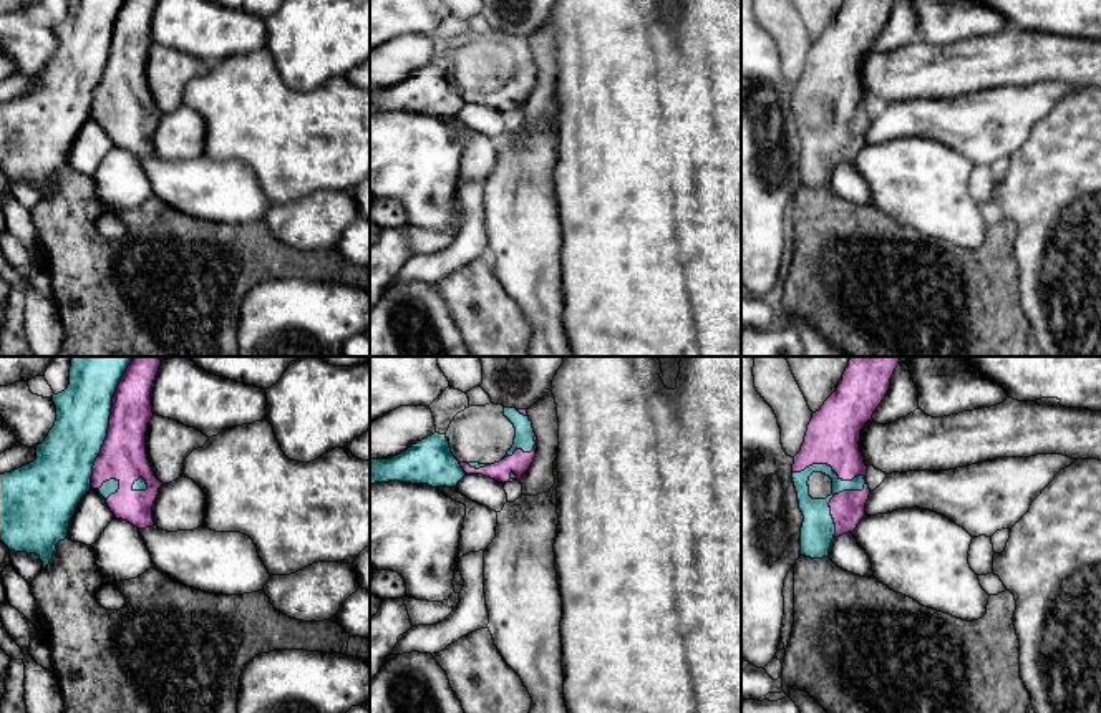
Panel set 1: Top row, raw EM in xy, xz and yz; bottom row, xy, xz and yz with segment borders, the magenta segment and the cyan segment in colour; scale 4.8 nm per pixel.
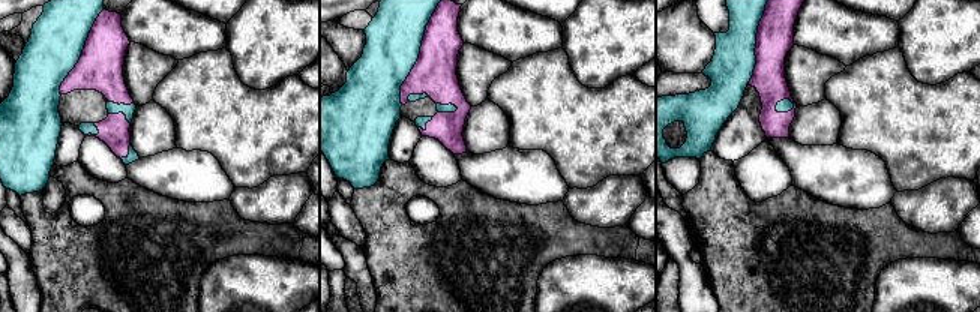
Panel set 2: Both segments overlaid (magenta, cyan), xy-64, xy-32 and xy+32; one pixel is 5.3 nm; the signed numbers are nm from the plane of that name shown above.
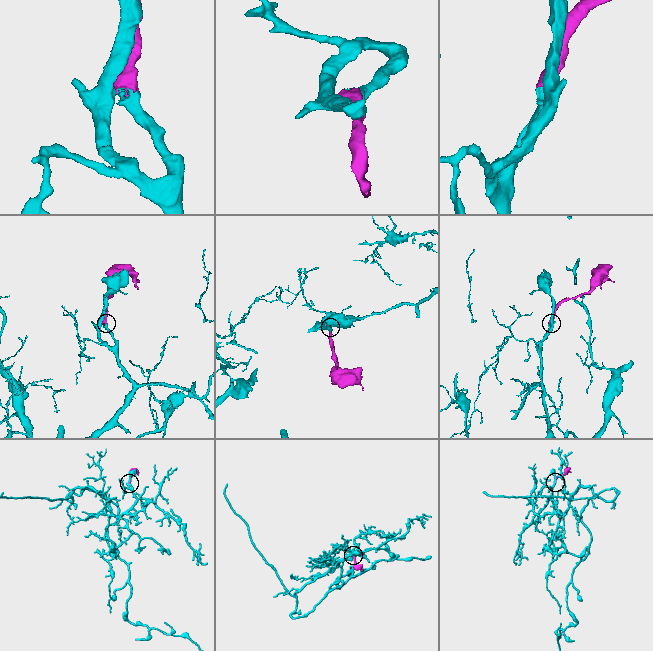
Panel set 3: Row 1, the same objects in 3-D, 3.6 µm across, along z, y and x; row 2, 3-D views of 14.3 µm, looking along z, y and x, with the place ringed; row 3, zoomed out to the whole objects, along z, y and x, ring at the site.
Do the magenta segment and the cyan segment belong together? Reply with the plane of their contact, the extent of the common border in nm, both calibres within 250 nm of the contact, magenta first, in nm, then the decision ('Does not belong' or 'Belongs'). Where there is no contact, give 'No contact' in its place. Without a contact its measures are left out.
Touches magenta in yz. Shared border 380 nm. Thickness 220 nm (magenta) against 80 nm. Belongs

